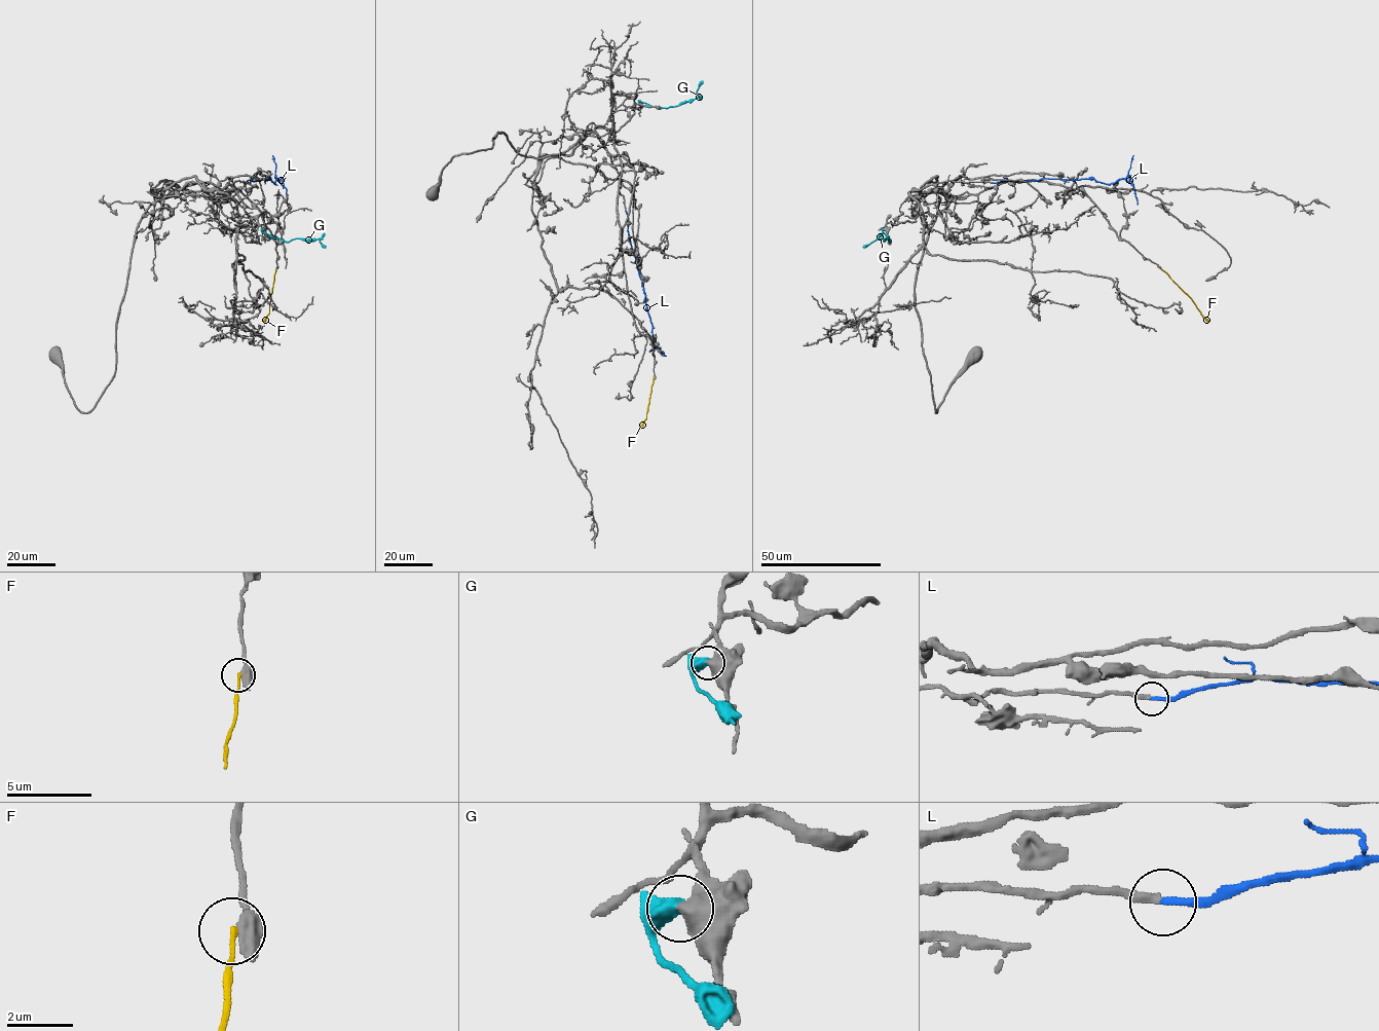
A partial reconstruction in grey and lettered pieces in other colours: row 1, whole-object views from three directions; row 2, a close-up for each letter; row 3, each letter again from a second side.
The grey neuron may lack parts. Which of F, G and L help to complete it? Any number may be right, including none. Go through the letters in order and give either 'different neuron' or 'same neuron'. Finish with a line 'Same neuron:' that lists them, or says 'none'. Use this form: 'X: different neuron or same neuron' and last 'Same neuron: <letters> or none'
F: different neuron
G: different neuron
L: same neuron
Same neuron: L

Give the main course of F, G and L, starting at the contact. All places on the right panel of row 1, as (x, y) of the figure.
F: (1158, 266), (1208, 321)
G: (885, 229), (883, 232), (890, 242), (880, 238), (863, 247)
L: (993, 183), (1048, 178), (1093, 179), (1106, 184), (1124, 179), (1133, 186), (1138, 204)

